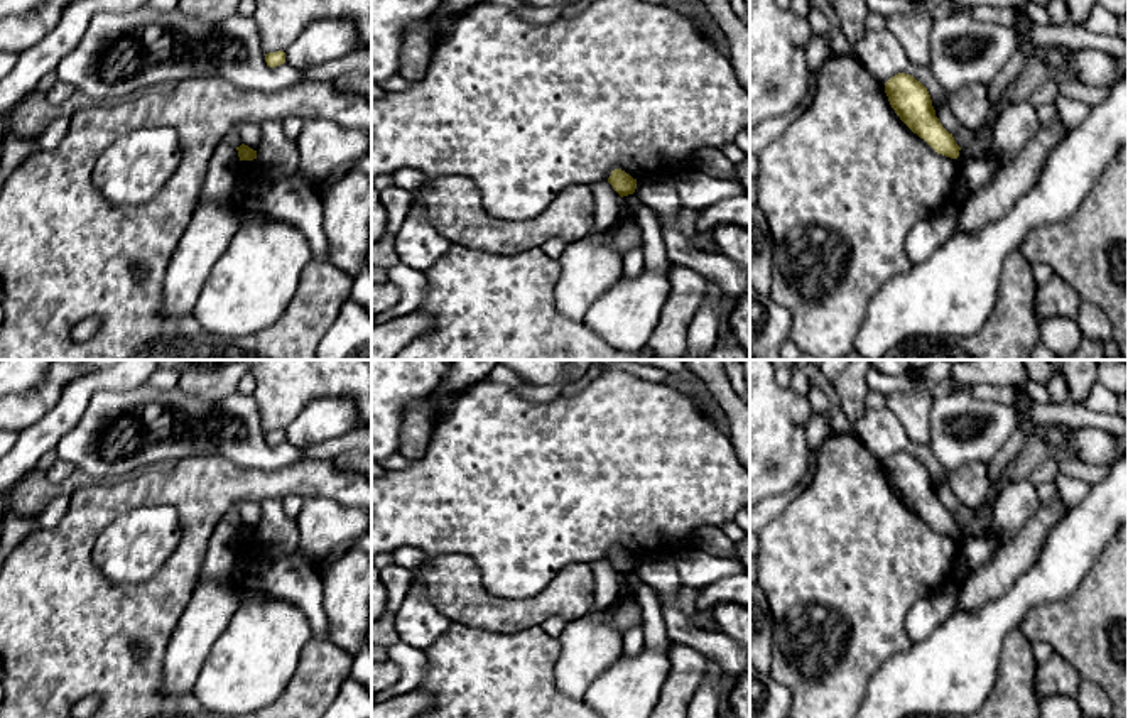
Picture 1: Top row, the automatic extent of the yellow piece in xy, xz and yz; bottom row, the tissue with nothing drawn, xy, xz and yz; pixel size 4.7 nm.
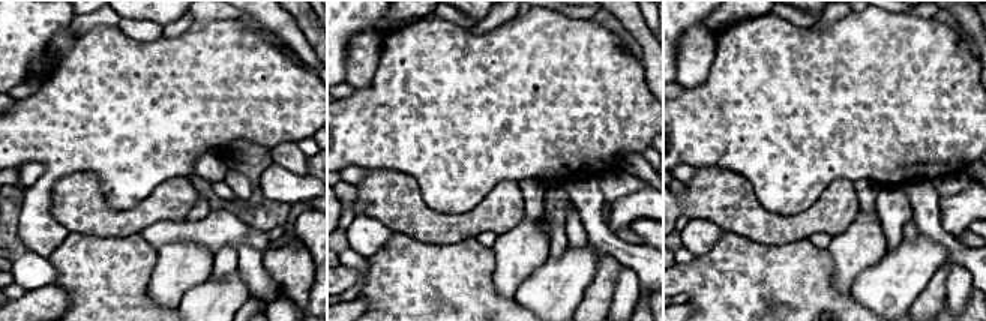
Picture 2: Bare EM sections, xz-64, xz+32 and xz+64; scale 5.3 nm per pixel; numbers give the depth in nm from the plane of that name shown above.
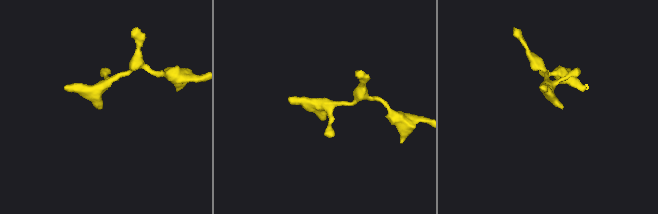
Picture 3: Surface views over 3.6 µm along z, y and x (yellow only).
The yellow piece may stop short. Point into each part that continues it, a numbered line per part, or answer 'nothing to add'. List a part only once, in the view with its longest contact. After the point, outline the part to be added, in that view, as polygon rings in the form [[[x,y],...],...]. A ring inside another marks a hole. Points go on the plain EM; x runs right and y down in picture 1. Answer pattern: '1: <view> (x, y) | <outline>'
nothing to add

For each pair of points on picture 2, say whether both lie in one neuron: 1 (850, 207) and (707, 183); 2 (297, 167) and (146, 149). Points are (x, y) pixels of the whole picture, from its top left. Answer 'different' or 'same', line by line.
1: same
2: different

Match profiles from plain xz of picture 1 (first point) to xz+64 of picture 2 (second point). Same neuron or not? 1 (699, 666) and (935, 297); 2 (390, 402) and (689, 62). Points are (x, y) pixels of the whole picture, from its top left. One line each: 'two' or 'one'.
1: one
2: two

